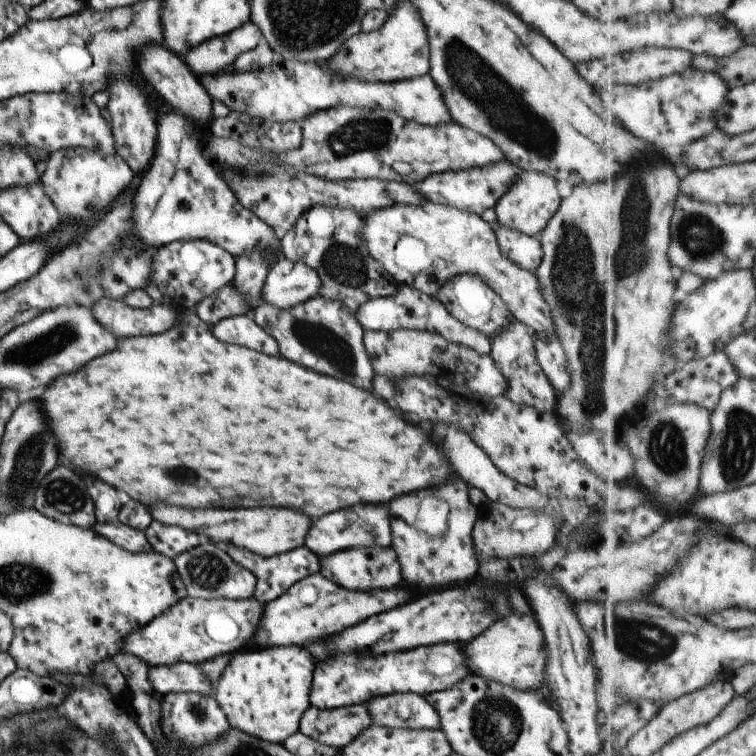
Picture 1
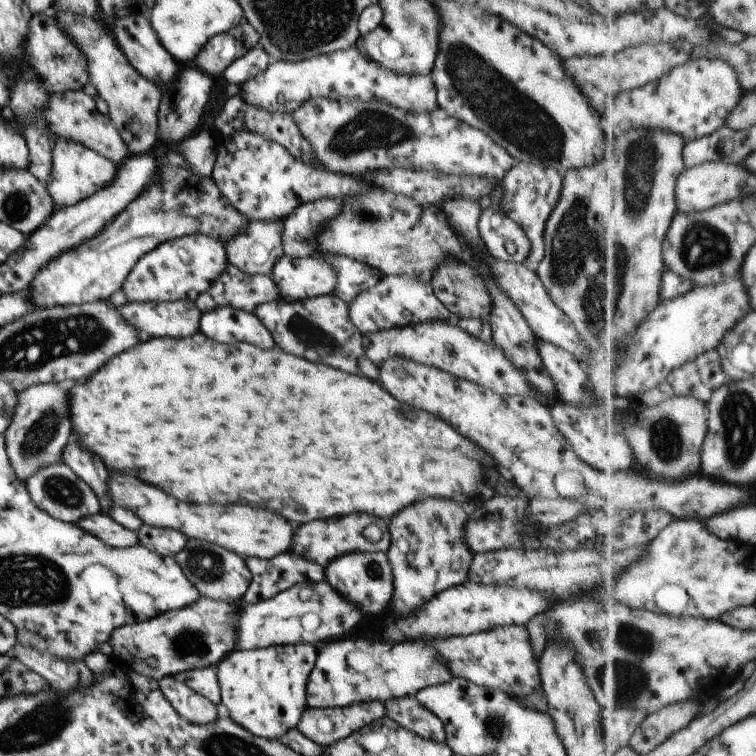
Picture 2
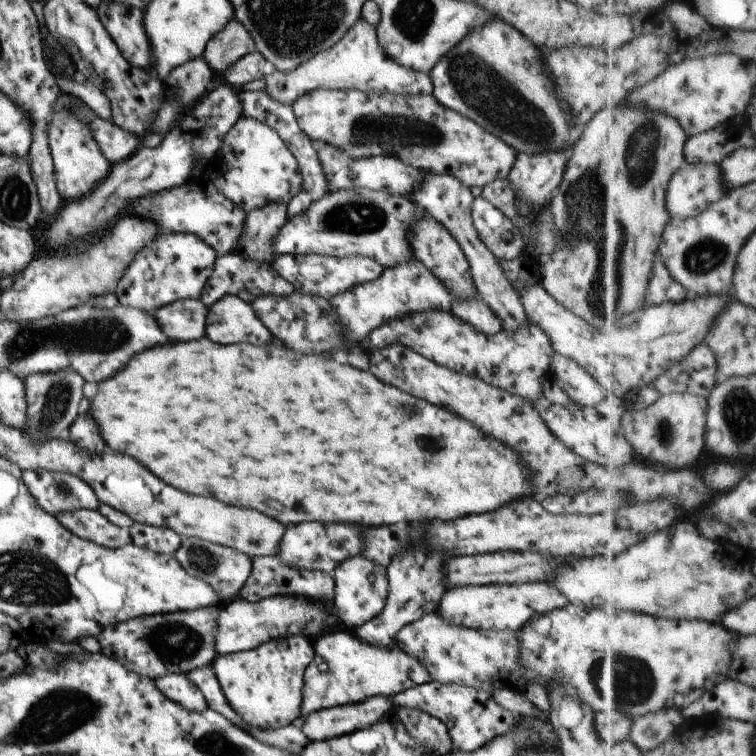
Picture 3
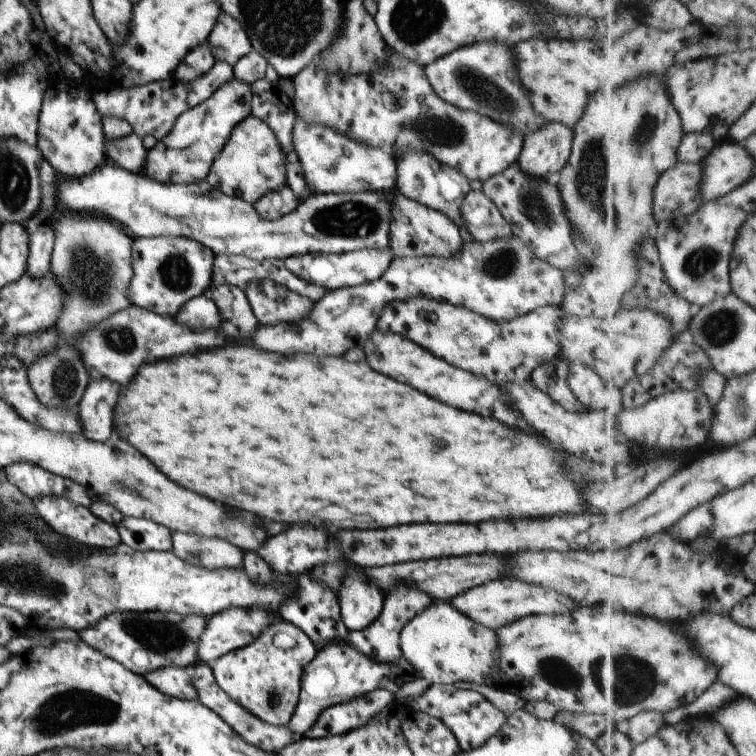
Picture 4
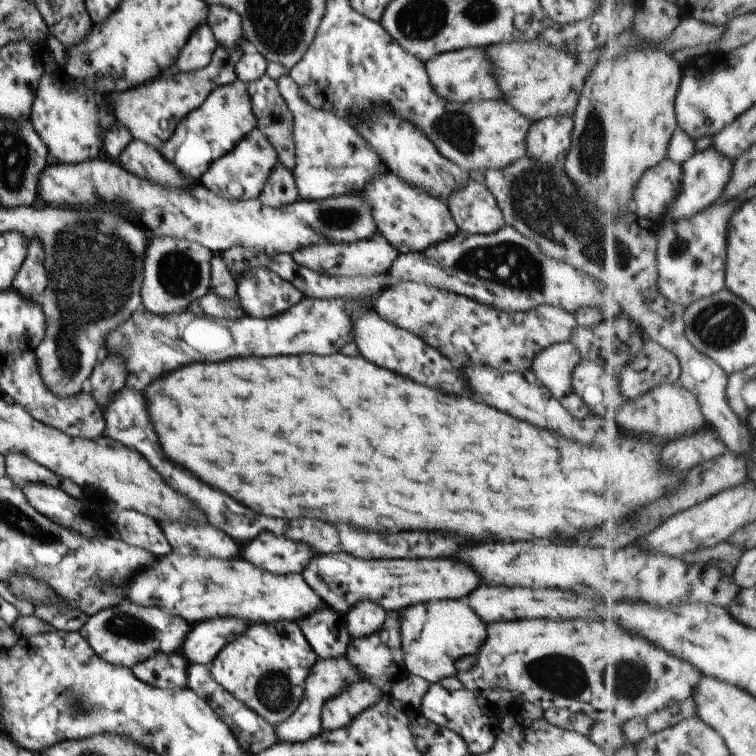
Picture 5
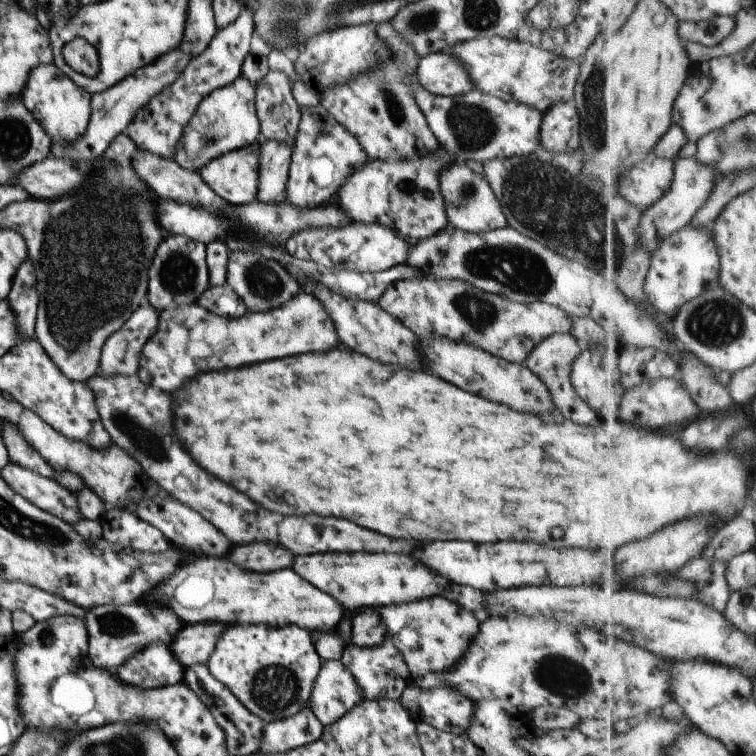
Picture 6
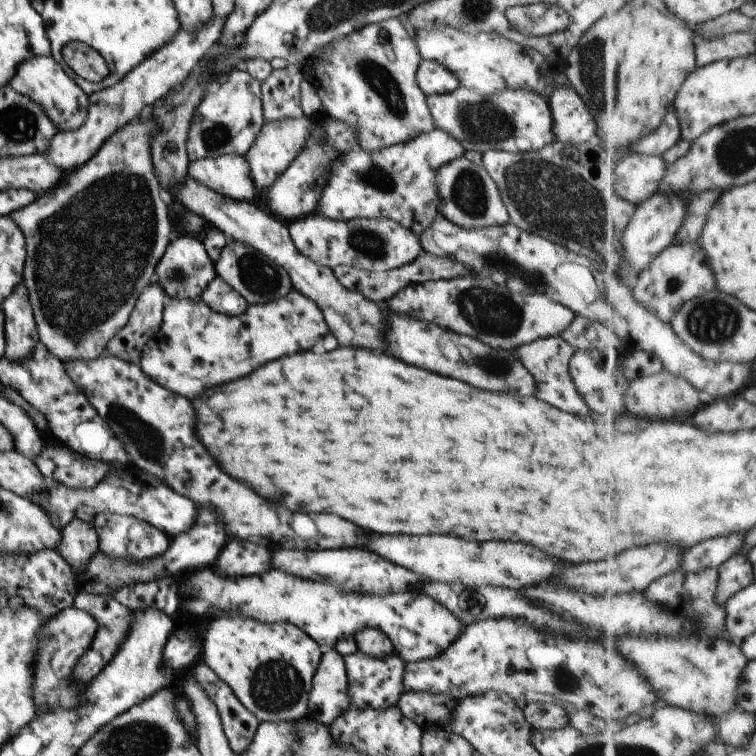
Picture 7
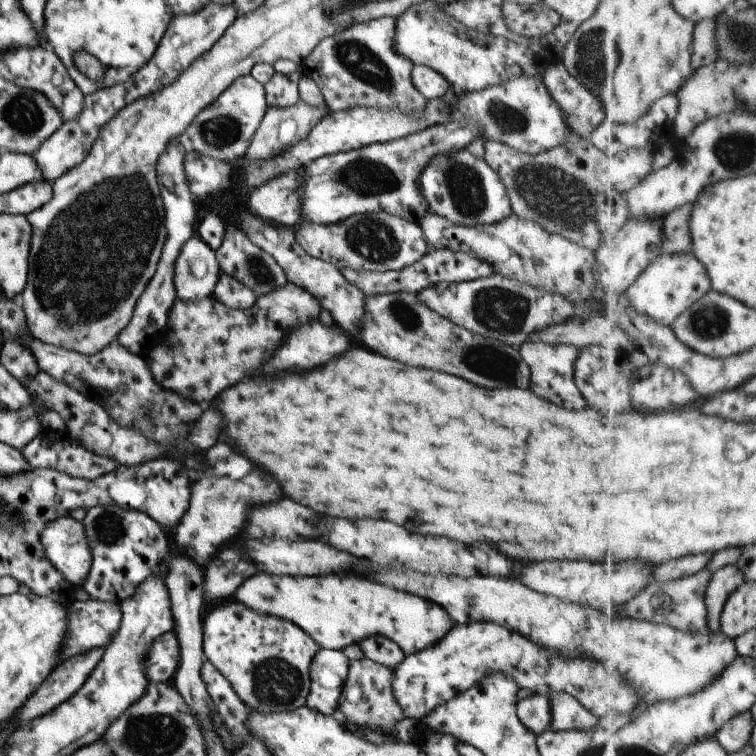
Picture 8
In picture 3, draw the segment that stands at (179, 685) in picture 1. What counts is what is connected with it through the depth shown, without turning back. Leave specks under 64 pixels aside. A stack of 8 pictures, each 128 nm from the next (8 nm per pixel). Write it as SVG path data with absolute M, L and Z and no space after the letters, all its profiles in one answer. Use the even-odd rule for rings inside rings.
M211 664L194 669L187 673L186 676L192 684L195 684L200 689L210 709L218 712L219 715L225 716L236 726L242 727L264 744L299 755L310 742L299 723L272 730L257 729L247 725L242 720L242 717L238 716L238 713L234 712L234 709L228 704Z

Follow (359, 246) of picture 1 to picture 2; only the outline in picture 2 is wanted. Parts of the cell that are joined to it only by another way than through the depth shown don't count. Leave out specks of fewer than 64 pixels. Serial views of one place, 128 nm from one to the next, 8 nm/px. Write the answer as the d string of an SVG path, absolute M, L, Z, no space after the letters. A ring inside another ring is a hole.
M320 198L320 200L312 200L312 202L304 202L300 206L296 206L290 215L283 221L282 243L285 256L292 256L293 258L306 258L306 256L320 256L322 260L326 260L334 272L338 274L338 282L336 288L332 292L333 296L340 298L344 303L350 304L360 292L374 288L383 276L376 278L368 265L356 262L348 256L340 256L340 254L322 254L316 246L318 246L318 234L320 230L328 224L328 220L332 220L340 210L341 202L338 200L330 200L330 198Z

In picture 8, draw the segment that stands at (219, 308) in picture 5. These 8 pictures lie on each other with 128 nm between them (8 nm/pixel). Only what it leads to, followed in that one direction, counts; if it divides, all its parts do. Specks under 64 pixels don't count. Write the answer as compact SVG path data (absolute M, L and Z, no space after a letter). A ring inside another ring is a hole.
M221 274L212 298L225 304L229 309L249 309L256 302L257 294L234 277Z

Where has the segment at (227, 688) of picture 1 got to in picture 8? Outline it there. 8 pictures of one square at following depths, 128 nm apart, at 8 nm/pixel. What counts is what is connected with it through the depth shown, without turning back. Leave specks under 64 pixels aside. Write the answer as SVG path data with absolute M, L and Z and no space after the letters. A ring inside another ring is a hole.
M228 602L204 616L202 626L206 660L230 681L250 709L276 714L305 705L311 687L310 665L321 648L297 624Z

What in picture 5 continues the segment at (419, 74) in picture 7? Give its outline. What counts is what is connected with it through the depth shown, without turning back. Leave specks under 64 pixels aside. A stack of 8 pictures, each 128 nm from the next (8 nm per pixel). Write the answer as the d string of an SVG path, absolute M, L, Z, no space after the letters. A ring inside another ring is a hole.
M466 47L433 56L425 62L425 67L429 76L430 84L438 96L456 101L457 103L482 102L482 101L504 101L501 90L495 76L491 60L487 57L487 52L483 47Z

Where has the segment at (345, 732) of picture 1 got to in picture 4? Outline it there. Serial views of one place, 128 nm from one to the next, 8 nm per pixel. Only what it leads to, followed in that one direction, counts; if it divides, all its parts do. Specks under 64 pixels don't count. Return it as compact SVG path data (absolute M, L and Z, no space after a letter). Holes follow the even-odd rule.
M376 689L354 700L334 704L318 715L305 736L319 739L344 734L370 722L386 707L394 704L394 694L386 689Z

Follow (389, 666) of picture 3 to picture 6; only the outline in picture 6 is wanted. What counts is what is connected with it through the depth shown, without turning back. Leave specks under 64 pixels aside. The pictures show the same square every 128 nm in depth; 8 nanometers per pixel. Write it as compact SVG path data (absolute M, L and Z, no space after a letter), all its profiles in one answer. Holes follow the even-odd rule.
M309 702L300 712L265 723L261 750L265 753L285 753L318 740L324 732L323 724L312 712Z

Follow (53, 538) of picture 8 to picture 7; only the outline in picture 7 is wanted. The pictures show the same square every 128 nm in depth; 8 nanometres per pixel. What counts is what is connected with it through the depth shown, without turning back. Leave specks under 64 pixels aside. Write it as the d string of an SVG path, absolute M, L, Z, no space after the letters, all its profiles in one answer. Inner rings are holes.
M76 516L61 529L61 533L61 543L55 550L76 574L81 573L85 564L99 550L98 533L91 521L83 521Z

